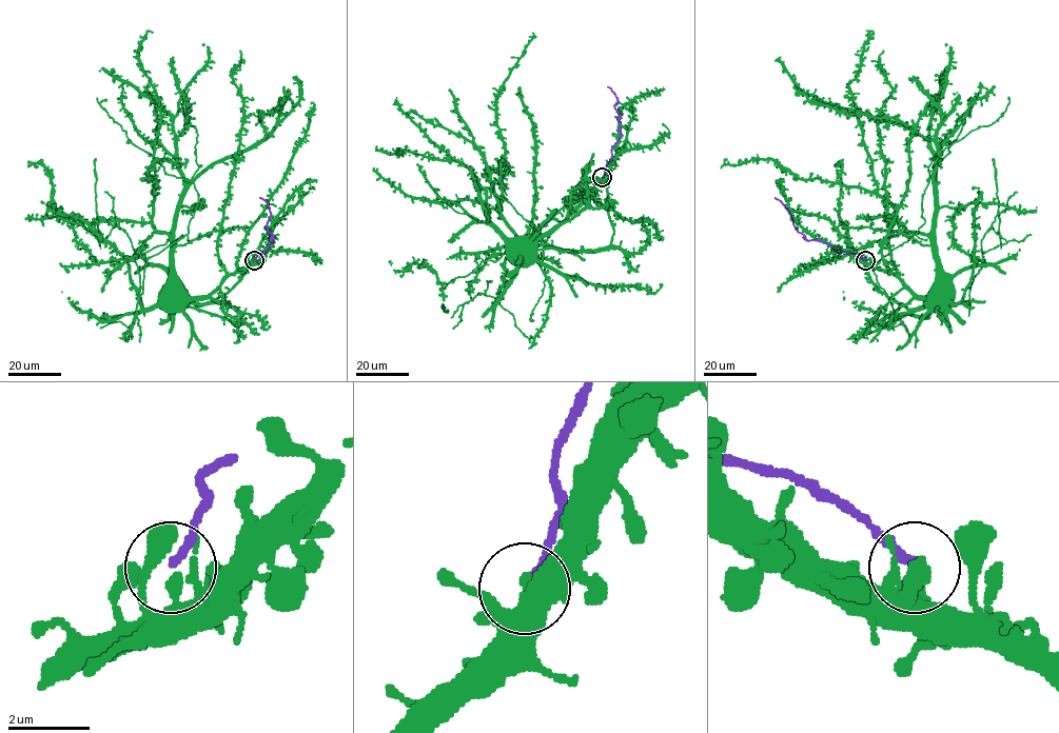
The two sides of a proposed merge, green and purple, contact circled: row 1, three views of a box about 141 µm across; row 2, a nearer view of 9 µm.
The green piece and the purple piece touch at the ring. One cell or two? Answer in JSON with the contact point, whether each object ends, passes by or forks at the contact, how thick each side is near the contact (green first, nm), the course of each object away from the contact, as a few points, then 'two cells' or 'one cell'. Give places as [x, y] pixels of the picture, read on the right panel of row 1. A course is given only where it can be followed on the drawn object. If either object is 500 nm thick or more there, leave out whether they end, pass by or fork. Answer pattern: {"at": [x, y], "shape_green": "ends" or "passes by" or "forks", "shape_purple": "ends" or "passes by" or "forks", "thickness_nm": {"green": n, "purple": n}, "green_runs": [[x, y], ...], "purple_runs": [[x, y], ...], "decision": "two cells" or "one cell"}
{"at": [865, 260], "shape_green": "ends", "shape_purple": "ends", "thickness_nm": {"green": 280, "purple": 220}, "green_runs": [[865, 261], [895, 274], [918, 297], [926, 297], [943, 279]], "purple_runs": [[865, 260], [848, 252], [838, 253], [823, 241], [807, 240], [797, 230], [786, 207], [775, 197]], "decision": "two cells"}

